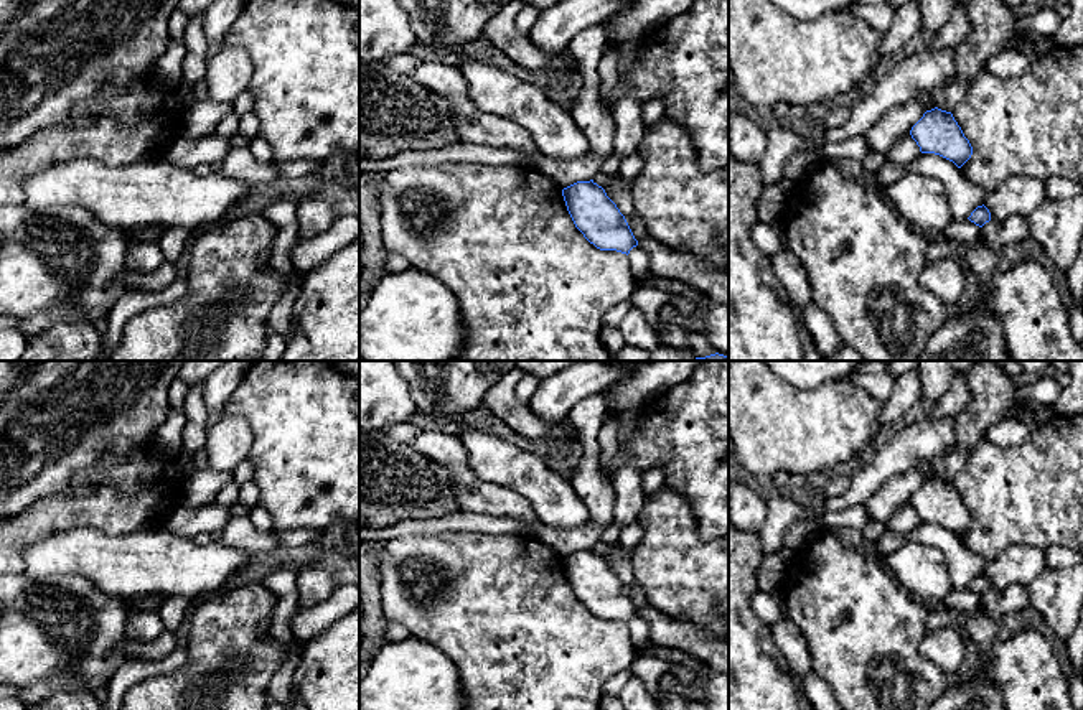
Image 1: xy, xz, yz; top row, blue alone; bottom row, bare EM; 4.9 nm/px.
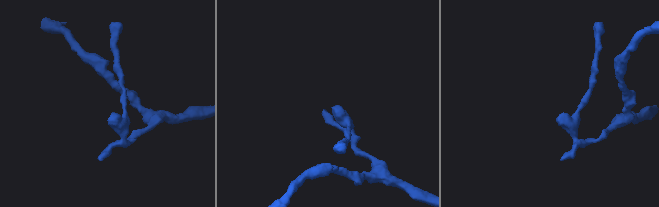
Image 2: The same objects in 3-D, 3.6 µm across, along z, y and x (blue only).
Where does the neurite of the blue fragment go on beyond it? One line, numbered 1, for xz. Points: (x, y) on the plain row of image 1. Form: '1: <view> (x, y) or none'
1: none

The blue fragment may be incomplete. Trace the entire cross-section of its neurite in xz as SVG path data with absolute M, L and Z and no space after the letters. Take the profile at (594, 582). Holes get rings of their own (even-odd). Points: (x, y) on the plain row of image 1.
M593 549L564 557L562 565L575 596L597 618L628 624L638 614L625 585Z

